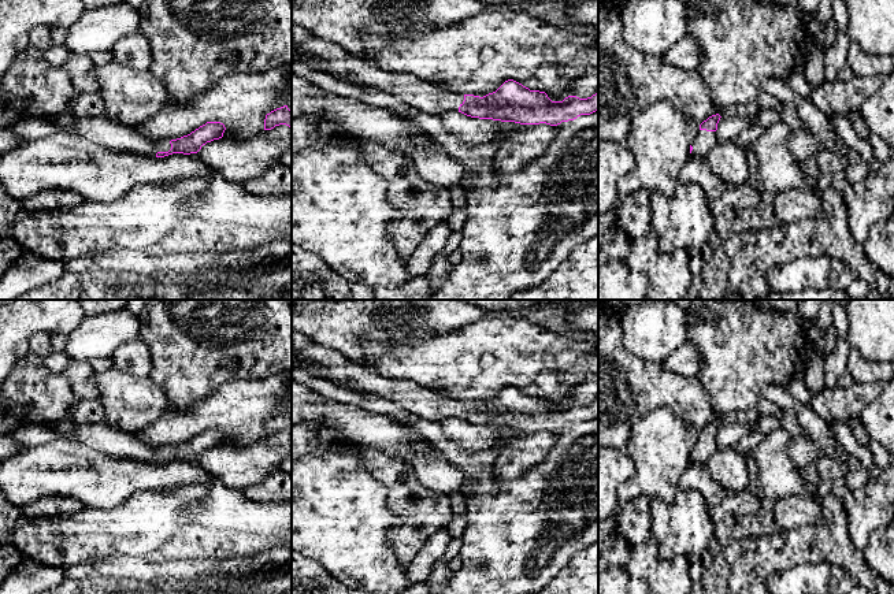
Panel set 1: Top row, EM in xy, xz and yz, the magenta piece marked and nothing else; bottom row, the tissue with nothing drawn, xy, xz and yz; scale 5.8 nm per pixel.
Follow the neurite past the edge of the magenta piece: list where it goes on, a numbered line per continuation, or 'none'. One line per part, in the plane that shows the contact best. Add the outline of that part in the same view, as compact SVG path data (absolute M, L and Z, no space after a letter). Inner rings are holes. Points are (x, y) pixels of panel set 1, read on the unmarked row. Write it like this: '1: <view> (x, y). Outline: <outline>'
1: xy (101, 437). Outline: M70 422L49 423L60 435L111 457L131 457L144 463L156 464L157 459L168 459L170 448L152 448L138 439L136 432L123 431L105 422L81 423Z

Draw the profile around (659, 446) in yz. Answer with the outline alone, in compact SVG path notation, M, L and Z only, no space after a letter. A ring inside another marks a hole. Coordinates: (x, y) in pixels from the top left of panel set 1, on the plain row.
M671 408L645 415L631 430L626 452L635 471L617 490L619 508L638 497L672 502L700 430L683 422Z

